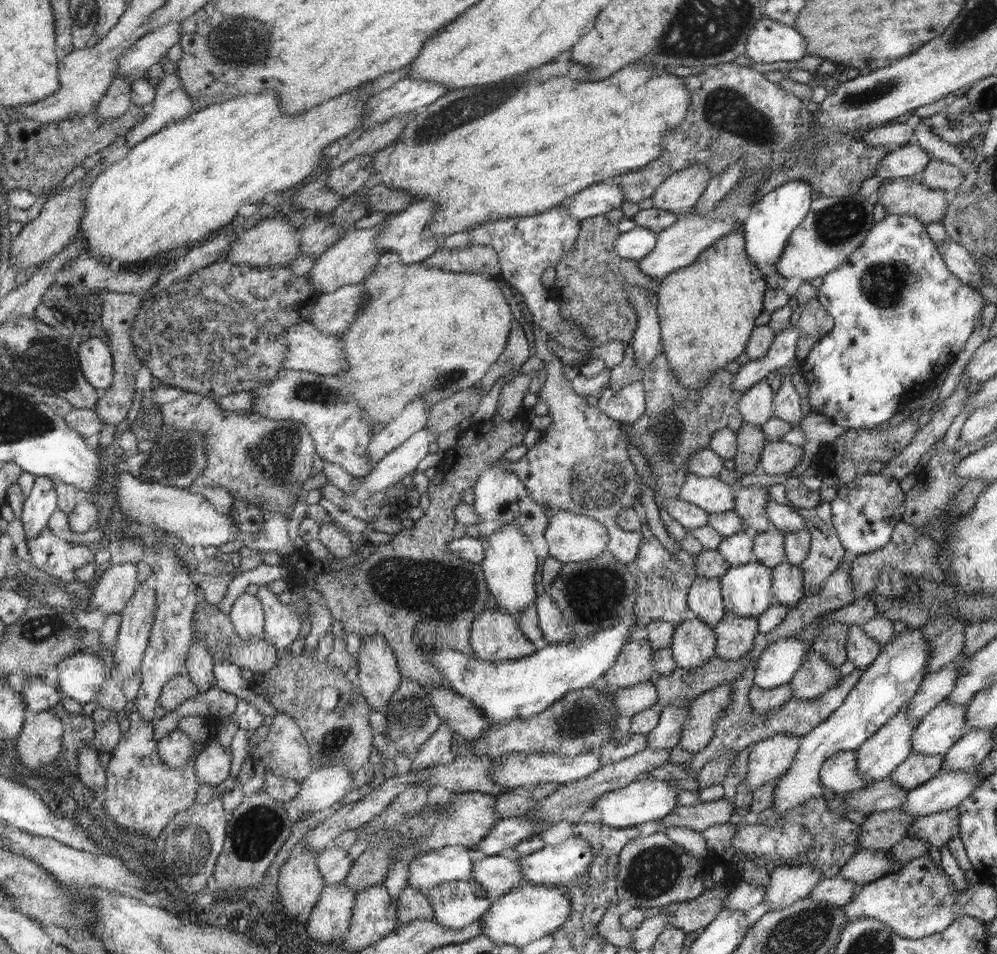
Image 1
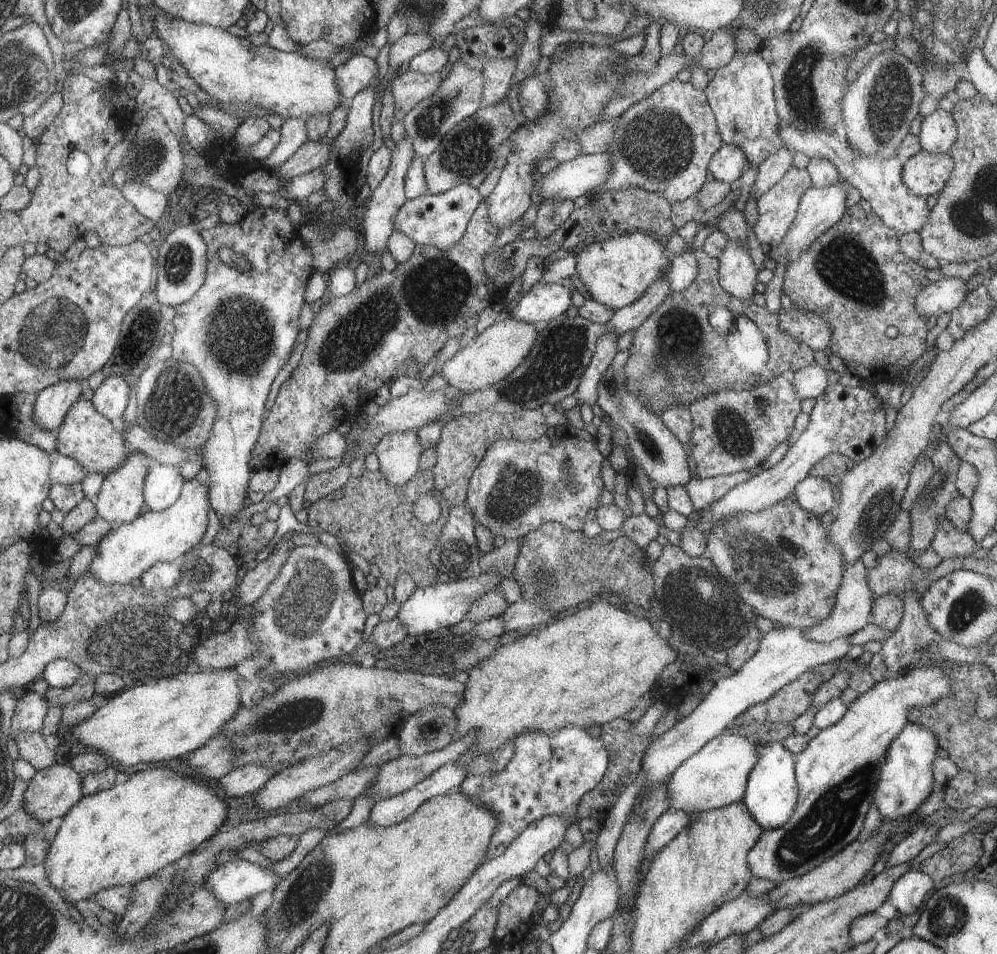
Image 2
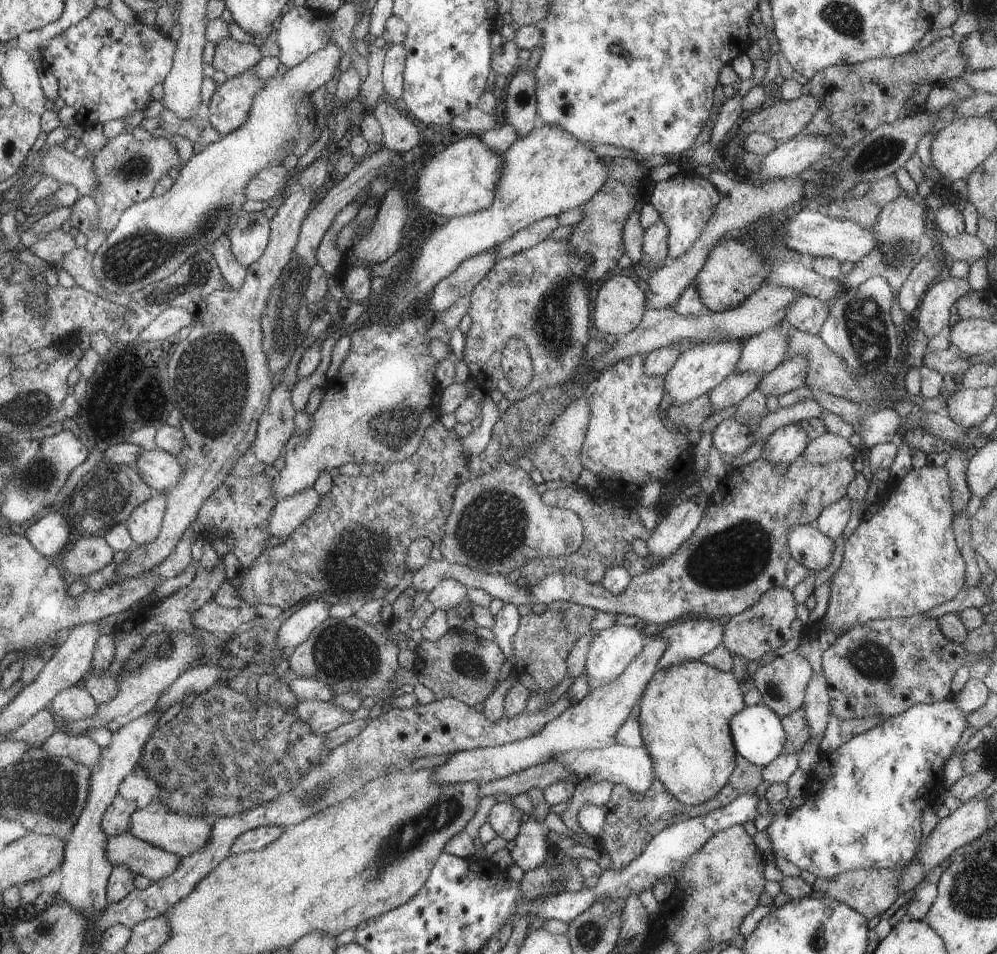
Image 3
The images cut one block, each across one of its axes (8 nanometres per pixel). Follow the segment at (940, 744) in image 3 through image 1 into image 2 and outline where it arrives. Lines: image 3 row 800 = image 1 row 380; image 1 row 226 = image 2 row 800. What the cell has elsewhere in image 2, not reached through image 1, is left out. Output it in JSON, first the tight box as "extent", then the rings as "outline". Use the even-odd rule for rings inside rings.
{"extent":[873,722,941,820],"outline":[[[909,722],[906,728],[901,730],[889,747],[888,758],[881,772],[881,782],[873,798],[873,804],[884,820],[901,820],[904,816],[910,816],[930,796],[934,788],[932,762],[936,758],[938,748],[941,746],[936,734],[924,726]]]}

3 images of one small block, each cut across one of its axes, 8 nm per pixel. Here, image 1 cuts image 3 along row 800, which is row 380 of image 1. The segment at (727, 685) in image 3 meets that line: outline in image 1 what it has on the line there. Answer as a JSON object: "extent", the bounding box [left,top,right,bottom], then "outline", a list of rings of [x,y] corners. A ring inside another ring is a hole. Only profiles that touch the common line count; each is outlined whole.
{"extent":[657,228,766,389],"outline":[[[736,228],[712,244],[698,259],[679,271],[661,280],[658,294],[657,314],[660,318],[662,352],[667,356],[670,370],[678,377],[678,382],[689,389],[702,388],[706,382],[710,382],[710,376],[718,370],[727,368],[728,362],[732,362],[736,356],[746,352],[746,346],[753,328],[756,326],[756,318],[762,314],[762,298],[765,298],[766,284],[758,266],[750,260],[745,249],[745,232],[743,228]]]}

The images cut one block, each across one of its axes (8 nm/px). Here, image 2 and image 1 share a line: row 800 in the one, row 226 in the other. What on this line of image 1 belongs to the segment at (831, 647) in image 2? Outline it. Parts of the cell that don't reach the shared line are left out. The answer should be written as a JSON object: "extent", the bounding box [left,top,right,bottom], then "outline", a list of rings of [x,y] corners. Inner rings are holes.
{"extent":[614,225,657,262],"outline":[[[636,225],[629,232],[620,234],[614,249],[618,257],[638,262],[656,248],[657,234]]]}

